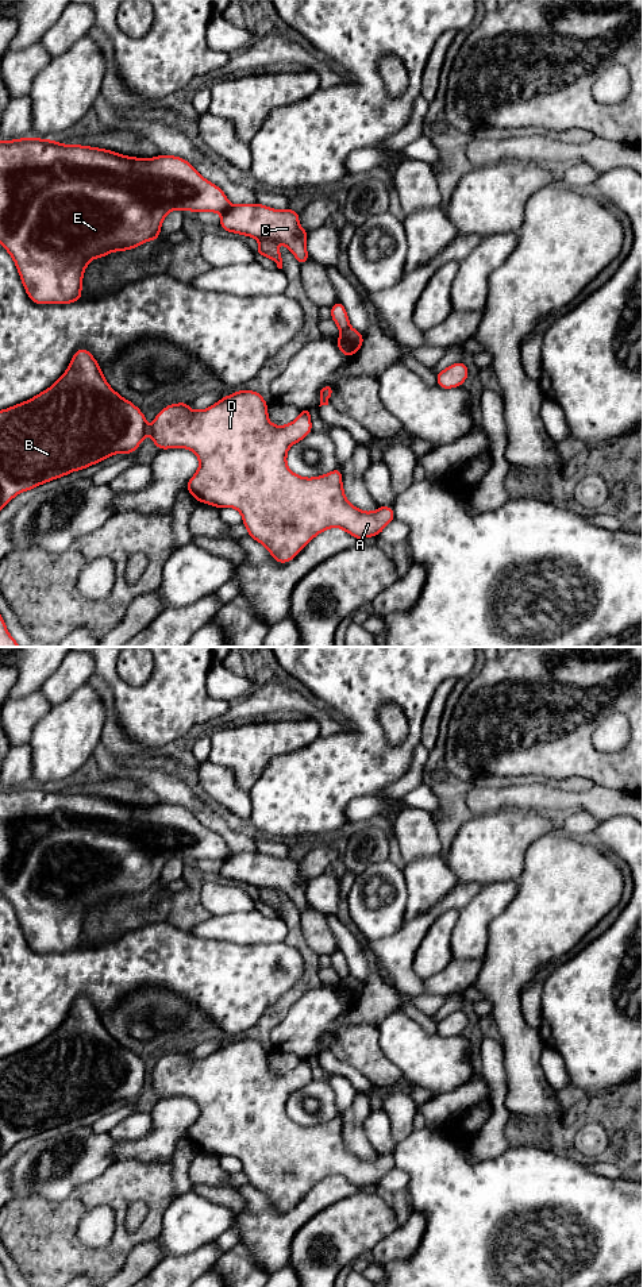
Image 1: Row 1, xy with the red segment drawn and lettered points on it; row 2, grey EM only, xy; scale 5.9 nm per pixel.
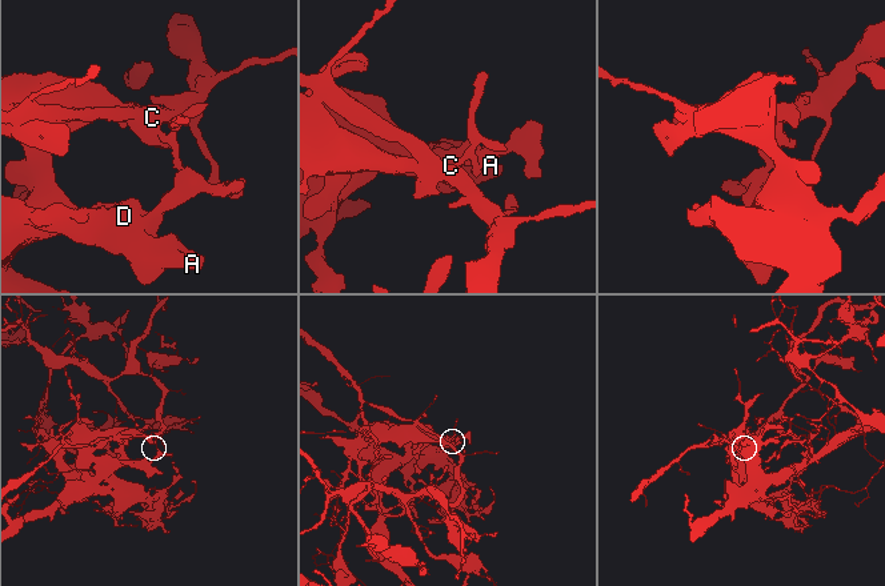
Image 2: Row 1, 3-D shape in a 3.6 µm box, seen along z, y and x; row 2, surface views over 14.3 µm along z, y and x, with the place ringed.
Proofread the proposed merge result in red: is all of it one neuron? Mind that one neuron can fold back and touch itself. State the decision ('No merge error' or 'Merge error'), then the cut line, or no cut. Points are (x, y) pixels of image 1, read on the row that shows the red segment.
Merge error. Split along xy (260, 238), (270, 238), (273, 241)

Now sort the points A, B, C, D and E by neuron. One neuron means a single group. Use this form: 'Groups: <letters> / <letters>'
Groups: A B D E / C

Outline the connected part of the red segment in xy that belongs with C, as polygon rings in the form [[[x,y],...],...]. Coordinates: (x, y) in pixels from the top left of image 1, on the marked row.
[[[258,203],[234,205],[222,213],[223,230],[257,239],[282,242],[303,265],[309,259],[305,242],[309,231],[300,228],[299,212],[277,211]]]

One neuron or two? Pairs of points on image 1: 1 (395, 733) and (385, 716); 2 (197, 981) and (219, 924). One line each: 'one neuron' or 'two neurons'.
1: one neuron
2: two neurons

